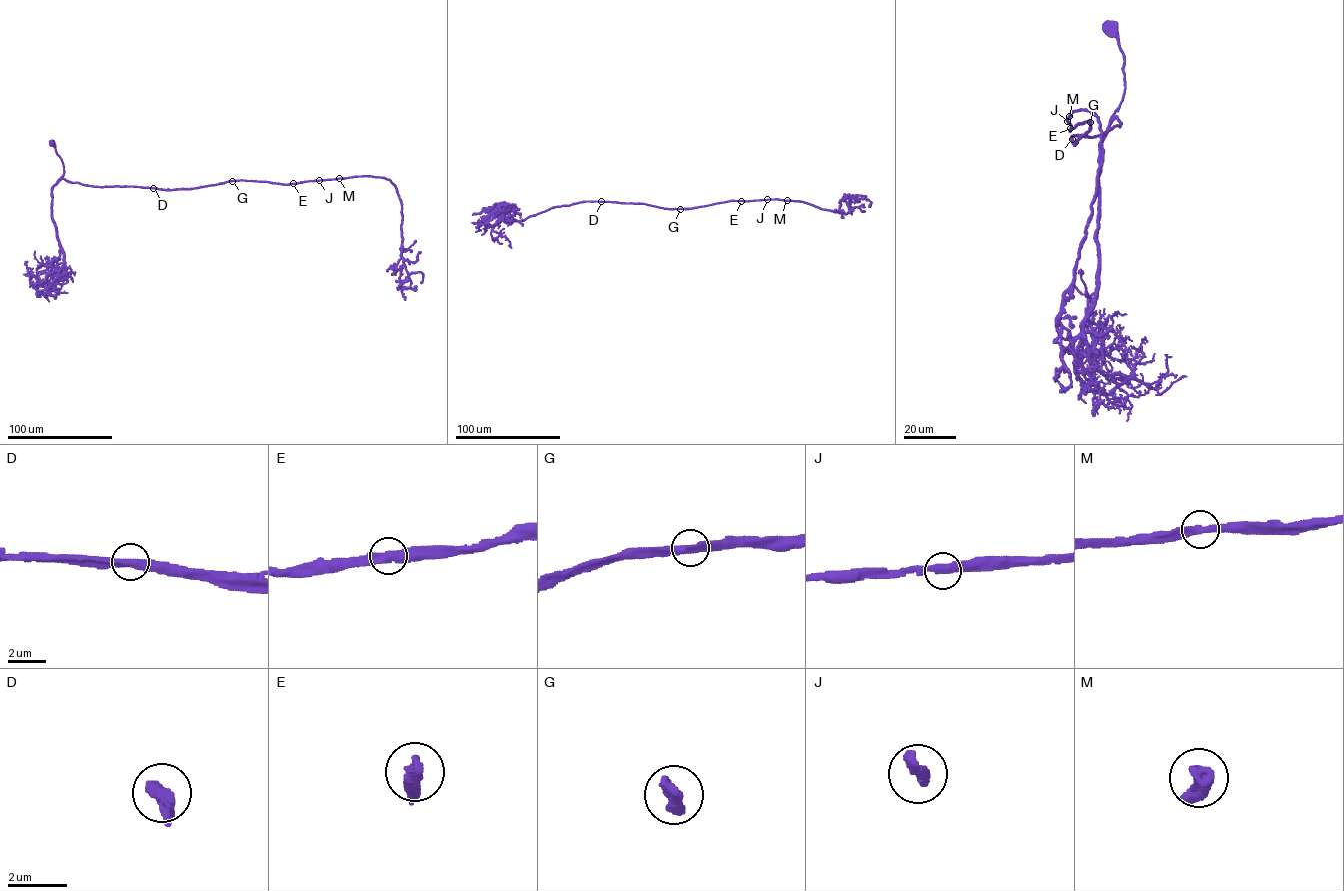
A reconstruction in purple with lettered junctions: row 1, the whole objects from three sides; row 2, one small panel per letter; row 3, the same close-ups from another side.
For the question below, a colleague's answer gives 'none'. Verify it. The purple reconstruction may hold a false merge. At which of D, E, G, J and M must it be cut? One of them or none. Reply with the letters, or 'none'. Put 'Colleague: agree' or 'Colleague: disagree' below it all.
none
Colleague: agree

